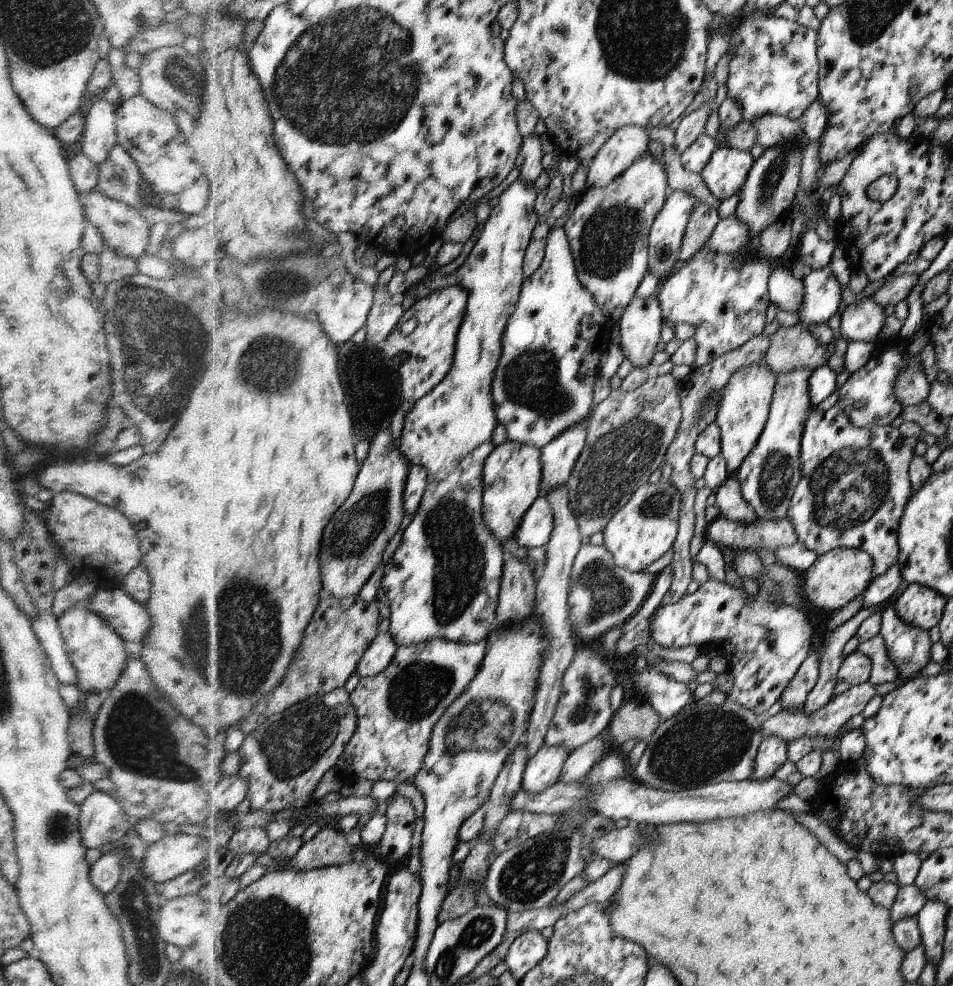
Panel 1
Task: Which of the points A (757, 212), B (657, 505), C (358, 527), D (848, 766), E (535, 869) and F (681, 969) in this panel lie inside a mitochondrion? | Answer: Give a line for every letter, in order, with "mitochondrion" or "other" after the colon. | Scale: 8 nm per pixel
A: mitochondrion
B: mitochondrion
C: mitochondrion
D: other
E: mitochondrion
F: other

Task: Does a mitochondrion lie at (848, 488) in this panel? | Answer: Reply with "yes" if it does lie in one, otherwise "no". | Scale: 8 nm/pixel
yes

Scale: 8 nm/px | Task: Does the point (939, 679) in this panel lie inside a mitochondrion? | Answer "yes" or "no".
no

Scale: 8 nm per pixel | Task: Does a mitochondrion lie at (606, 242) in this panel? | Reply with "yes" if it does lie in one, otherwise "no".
yes

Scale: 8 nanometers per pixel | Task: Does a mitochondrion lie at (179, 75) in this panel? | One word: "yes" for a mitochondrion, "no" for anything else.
yes

